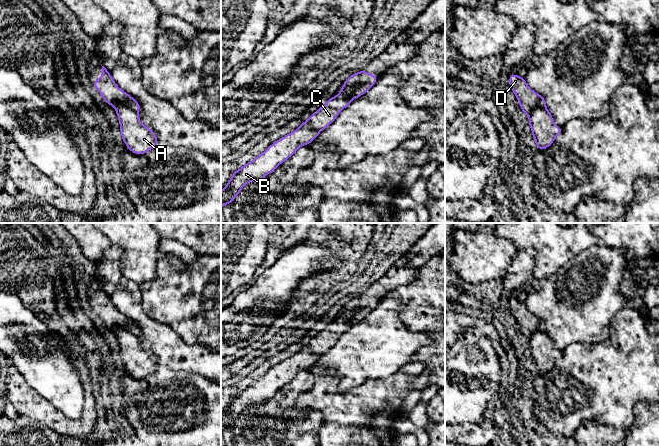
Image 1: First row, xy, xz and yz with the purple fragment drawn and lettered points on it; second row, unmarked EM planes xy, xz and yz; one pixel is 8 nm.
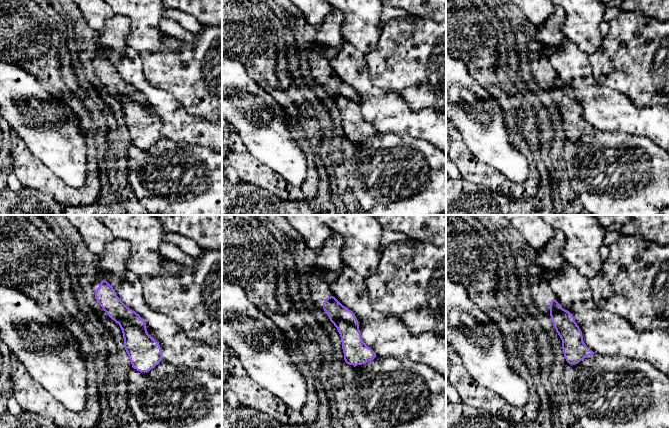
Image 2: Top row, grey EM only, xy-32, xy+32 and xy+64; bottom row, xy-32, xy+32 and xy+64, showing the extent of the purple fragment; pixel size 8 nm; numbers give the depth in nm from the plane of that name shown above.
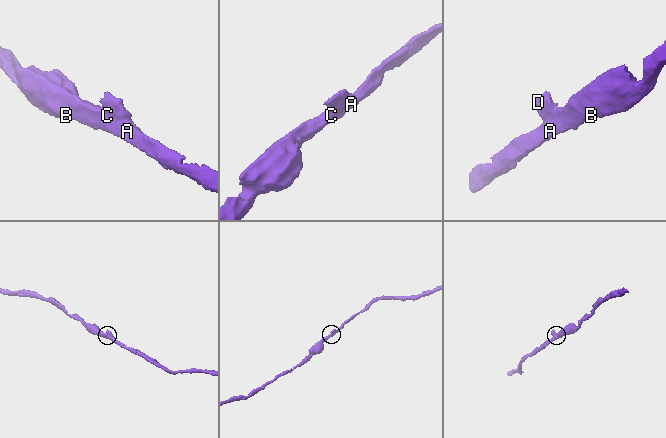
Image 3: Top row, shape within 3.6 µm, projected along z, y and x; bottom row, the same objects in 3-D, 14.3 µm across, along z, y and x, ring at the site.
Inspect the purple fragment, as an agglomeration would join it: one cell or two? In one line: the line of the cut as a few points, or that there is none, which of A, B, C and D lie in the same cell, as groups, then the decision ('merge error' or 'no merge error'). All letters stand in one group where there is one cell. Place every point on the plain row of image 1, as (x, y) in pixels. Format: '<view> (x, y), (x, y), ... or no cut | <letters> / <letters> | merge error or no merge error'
xy (114, 329), (126, 329), (137, 336) | A B C / D | merge error

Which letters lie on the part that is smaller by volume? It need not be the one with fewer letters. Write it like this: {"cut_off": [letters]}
{"cut_off": ["D"]}

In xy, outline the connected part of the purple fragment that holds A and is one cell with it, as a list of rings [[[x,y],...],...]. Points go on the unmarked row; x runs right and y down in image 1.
[[[122,328],[114,332],[120,348],[121,362],[129,375],[143,379],[159,367],[156,358],[141,347],[137,335]]]

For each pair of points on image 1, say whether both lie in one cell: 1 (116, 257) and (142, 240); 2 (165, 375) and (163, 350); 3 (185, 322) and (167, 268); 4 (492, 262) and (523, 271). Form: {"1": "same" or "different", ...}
{"1": "different", "2": "different", "3": "same", "4": "different"}

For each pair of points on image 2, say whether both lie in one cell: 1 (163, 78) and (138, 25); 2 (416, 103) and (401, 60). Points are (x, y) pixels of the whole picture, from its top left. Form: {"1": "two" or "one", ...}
{"1": "two", "2": "one"}

